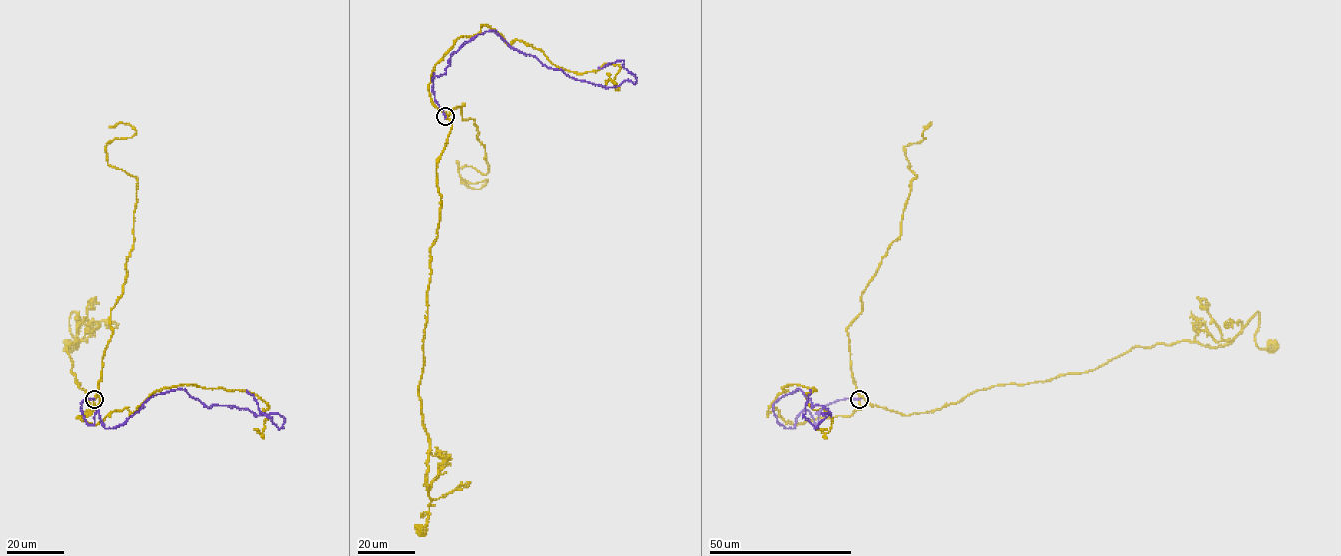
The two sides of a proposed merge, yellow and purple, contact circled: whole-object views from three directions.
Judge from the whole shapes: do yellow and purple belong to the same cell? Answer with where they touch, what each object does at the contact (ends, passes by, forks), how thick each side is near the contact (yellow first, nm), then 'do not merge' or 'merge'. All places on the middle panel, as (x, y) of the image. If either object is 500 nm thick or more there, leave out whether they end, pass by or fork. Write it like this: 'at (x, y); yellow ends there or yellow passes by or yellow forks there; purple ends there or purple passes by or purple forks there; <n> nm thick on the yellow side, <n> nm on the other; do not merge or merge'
at (445, 116); yellow passes by; purple ends there; 260 nm thick on the yellow side, 340 nm on the other; do not merge

